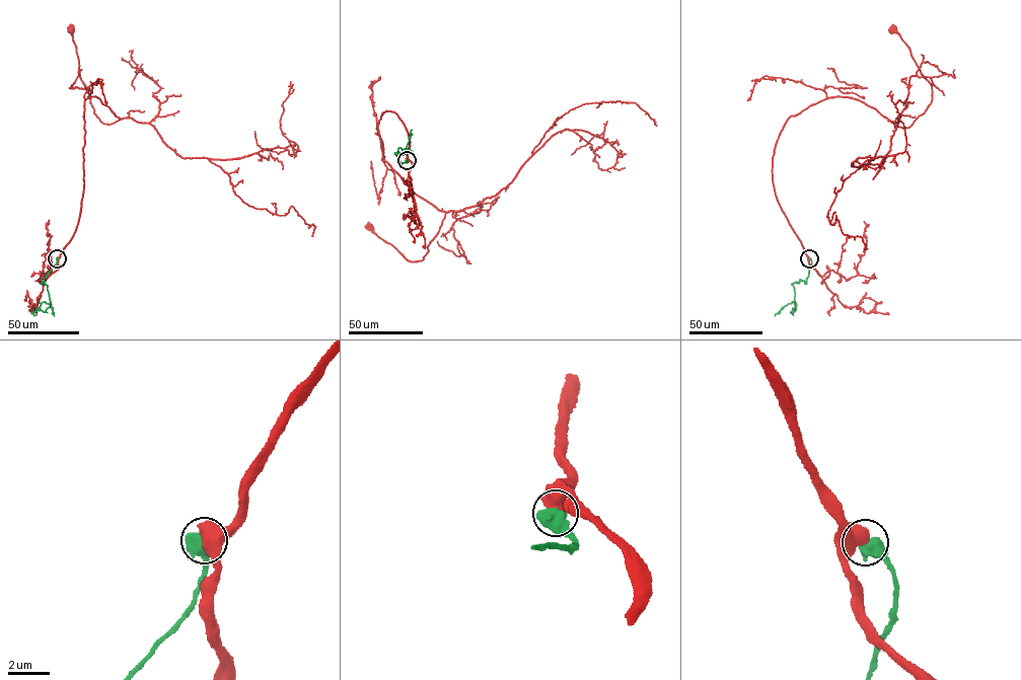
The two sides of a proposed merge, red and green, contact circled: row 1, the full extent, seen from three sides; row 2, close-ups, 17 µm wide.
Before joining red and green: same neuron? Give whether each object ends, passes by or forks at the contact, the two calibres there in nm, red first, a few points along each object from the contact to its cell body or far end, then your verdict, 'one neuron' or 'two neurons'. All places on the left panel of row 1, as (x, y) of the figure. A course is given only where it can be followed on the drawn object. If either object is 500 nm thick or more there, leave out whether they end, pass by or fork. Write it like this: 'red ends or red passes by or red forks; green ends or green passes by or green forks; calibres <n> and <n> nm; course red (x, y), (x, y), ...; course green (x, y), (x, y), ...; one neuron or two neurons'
calibres 700 and 800 nm; course red (57, 258), (80, 211), (84, 100), (96, 96), (121, 119), (103, 124), (94, 112), (71, 29); course green (57, 258), (43, 281), (48, 286), (51, 306), (44, 312), (40, 308), (42, 302), (49, 303), (54, 316); two neurons

